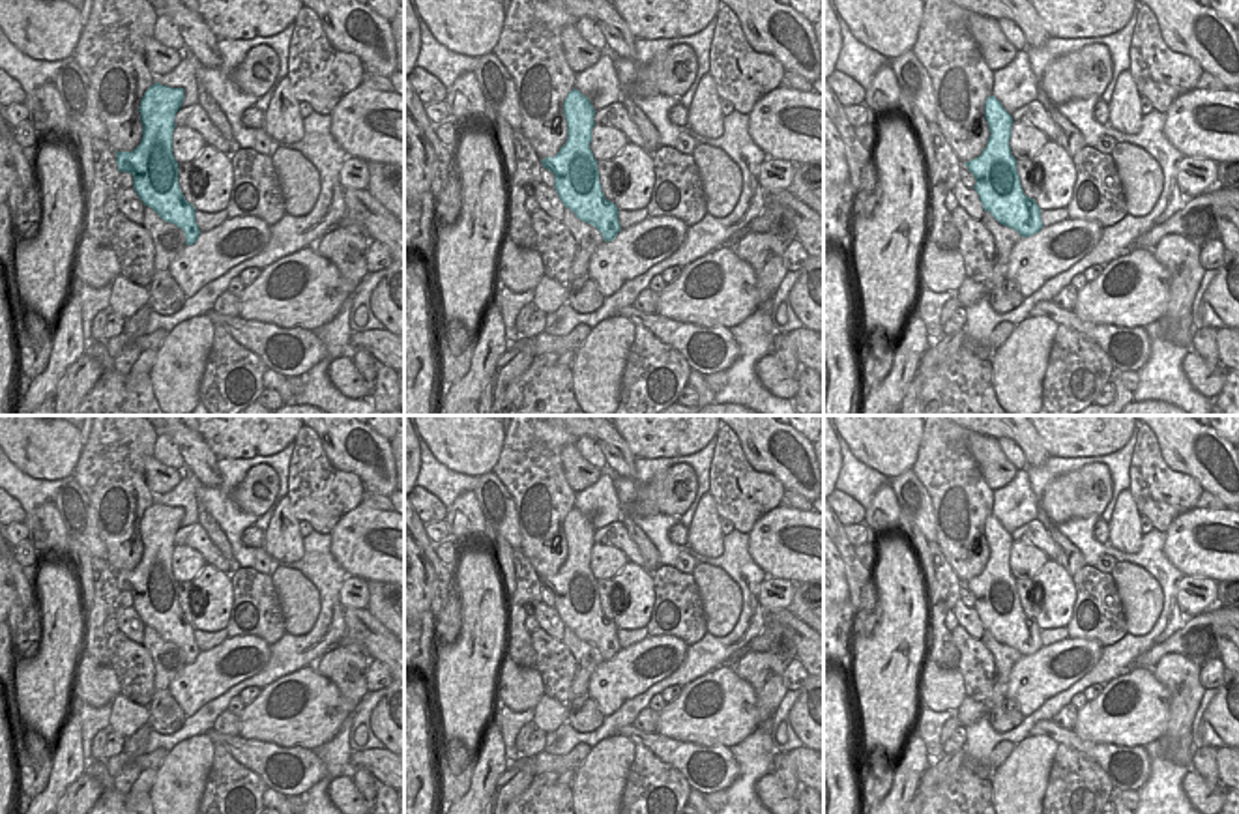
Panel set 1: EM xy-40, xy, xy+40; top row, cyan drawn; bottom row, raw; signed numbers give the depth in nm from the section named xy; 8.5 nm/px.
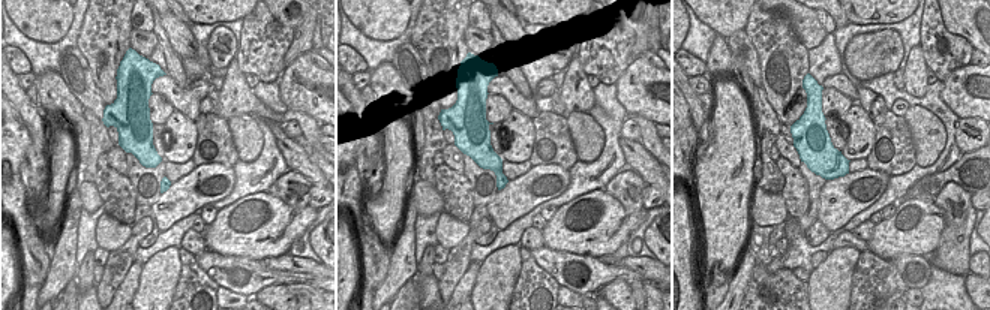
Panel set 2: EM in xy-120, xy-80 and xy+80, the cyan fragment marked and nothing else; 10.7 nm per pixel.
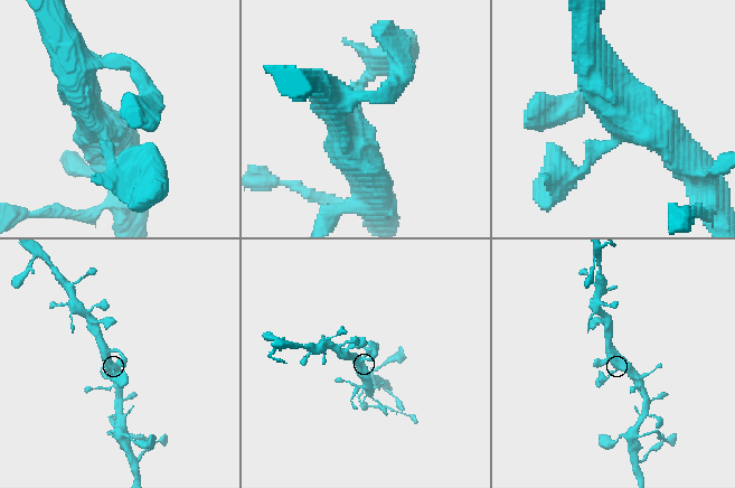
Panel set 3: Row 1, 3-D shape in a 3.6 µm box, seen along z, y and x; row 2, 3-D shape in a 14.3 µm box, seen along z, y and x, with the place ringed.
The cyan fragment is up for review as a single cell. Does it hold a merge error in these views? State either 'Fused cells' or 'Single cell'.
Single cell.

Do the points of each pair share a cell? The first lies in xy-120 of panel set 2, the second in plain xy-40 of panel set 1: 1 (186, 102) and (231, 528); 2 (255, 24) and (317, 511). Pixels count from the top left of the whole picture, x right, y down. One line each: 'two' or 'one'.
1: two
2: one

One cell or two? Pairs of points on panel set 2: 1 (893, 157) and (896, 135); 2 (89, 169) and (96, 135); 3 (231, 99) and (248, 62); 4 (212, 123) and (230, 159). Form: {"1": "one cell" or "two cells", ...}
{"1": "one cell", "2": "one cell", "3": "two cells", "4": "one cell"}

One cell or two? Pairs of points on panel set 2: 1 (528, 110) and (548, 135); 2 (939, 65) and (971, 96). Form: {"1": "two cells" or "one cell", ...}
{"1": "two cells", "2": "two cells"}

